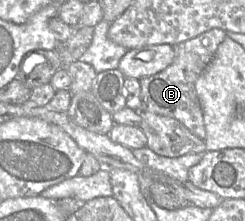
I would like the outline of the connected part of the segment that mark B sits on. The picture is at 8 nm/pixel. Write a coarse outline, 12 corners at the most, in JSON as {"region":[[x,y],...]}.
{"region":[[213,28],[175,45],[175,58],[139,79],[142,108],[204,140],[195,82],[226,37]]}

